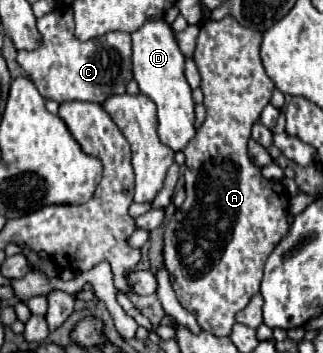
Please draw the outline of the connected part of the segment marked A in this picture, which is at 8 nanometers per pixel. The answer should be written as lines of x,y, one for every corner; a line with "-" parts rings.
225,16
225,20
205,20
197,36
193,60
201,74
201,90
205,94
207,116
197,136
187,144
185,158
187,170
197,178
185,178
187,198
179,208
175,222
167,222
163,234
163,266
169,270
171,286
177,300
187,312
193,312
199,326
215,336
229,336
235,324
235,314
243,310
249,300
259,292
263,278
263,266
273,248
289,232
289,192
281,184
281,192
275,190
275,182
263,178
261,170
249,160
247,140
253,124
259,120
261,110
269,104
275,90
273,80
265,74
259,58
261,34
253,28
245,28

